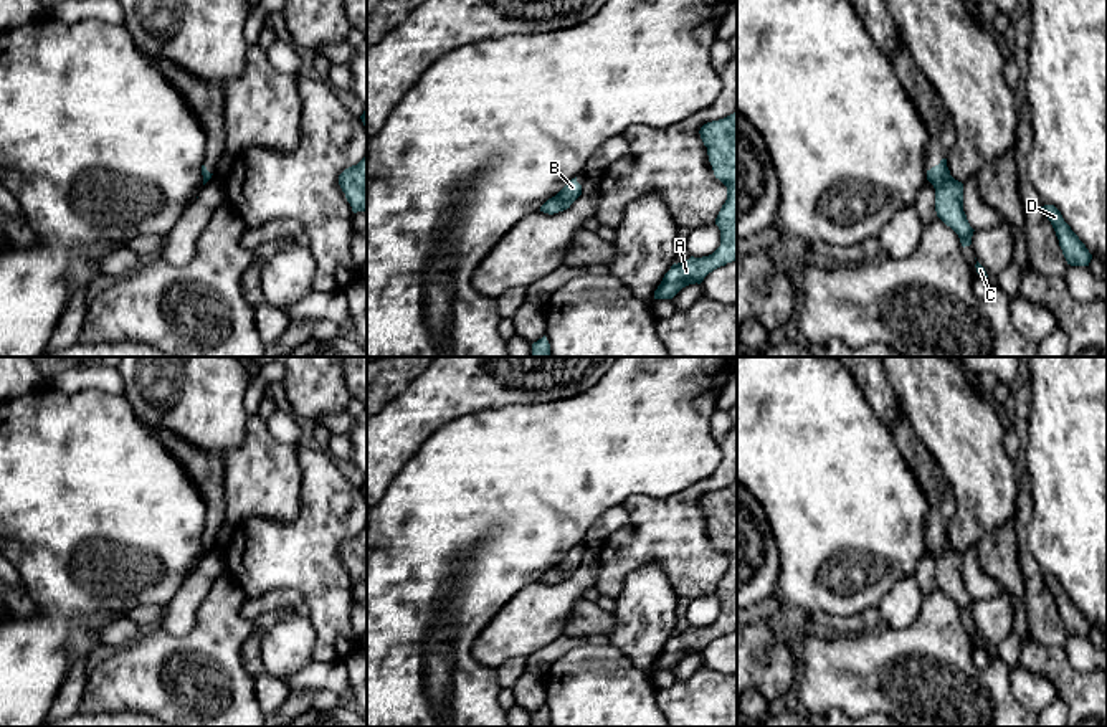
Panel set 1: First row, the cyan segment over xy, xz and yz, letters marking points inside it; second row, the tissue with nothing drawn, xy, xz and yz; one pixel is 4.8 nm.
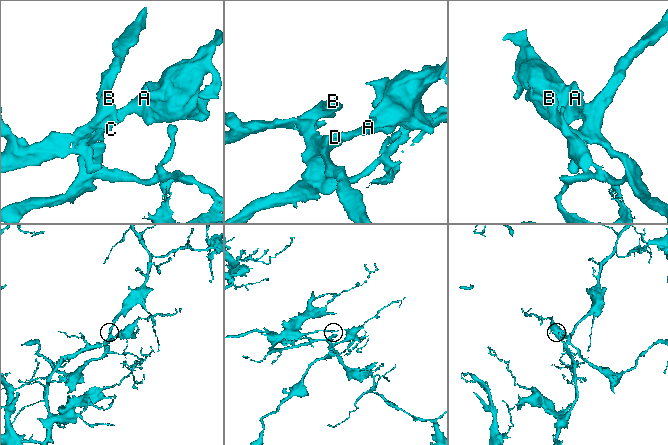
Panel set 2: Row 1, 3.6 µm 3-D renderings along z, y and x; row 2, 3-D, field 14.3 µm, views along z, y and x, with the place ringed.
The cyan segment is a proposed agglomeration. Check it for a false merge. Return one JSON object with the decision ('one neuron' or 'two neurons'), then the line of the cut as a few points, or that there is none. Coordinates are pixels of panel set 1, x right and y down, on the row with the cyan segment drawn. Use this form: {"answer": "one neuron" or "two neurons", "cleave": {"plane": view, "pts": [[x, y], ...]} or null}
{"answer": "one neuron", "cleave": null}

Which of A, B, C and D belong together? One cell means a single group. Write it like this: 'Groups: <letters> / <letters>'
Groups: A B C D

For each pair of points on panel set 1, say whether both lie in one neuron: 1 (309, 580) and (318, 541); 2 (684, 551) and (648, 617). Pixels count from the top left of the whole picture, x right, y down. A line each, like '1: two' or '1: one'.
1: one
2: two

